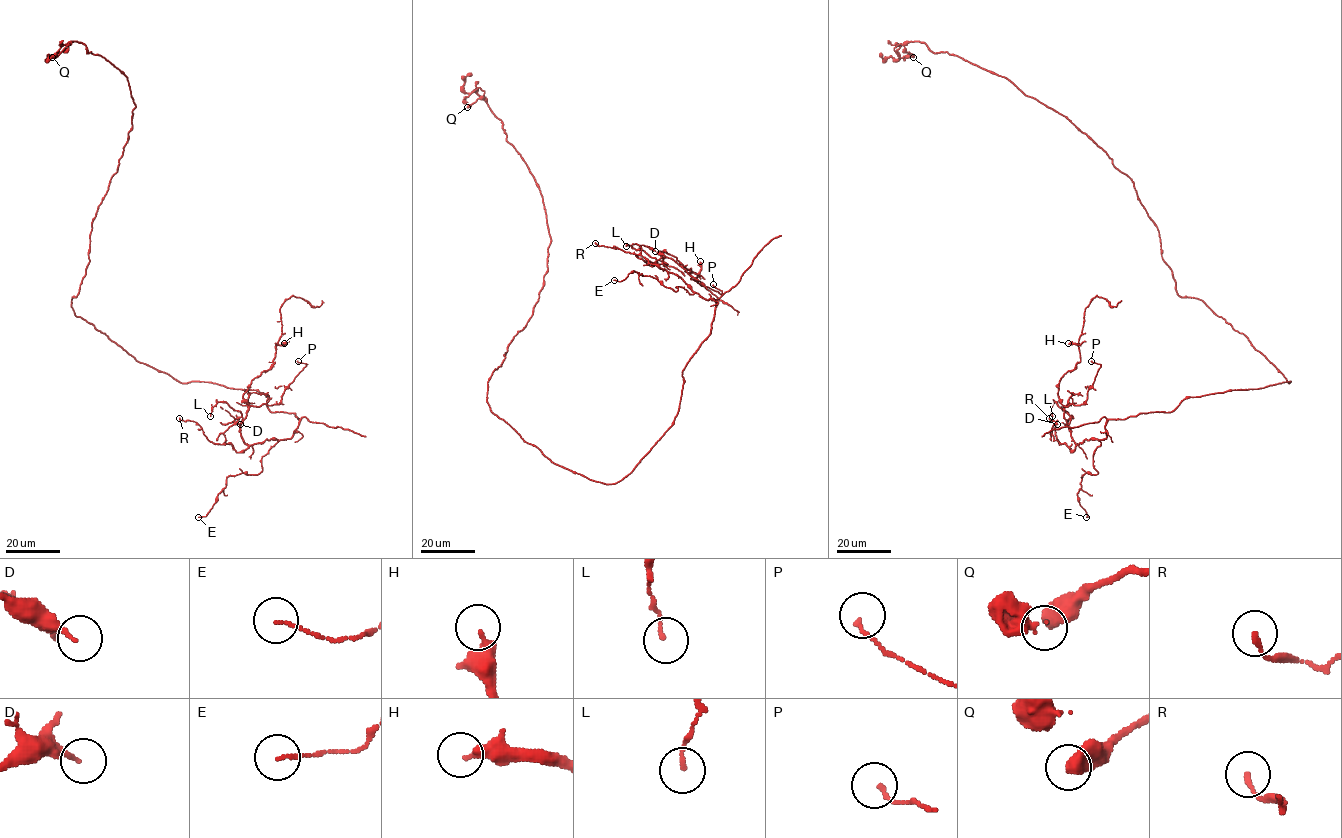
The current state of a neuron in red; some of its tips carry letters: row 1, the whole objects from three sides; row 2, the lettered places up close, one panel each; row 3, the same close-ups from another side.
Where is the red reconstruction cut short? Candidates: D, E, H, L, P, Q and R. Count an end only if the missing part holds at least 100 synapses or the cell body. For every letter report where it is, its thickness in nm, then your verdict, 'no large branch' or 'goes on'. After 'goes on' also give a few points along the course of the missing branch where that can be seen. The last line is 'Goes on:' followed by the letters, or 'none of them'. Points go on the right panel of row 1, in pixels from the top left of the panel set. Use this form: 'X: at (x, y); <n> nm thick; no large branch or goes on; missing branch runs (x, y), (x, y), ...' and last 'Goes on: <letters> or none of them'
D: at (1057, 424); 150 nm thick; no large branch
E: at (1086, 517); 90 nm thick; no large branch
H: at (1068, 343); 320 nm thick; no large branch
L: at (1052, 416); 120 nm thick; no large branch
P: at (1091, 361); 140 nm thick; no large branch
Q: at (913, 57); 550 nm thick; no large branch
R: at (1049, 418); 150 nm thick; no large branch
Goes on: none of them

